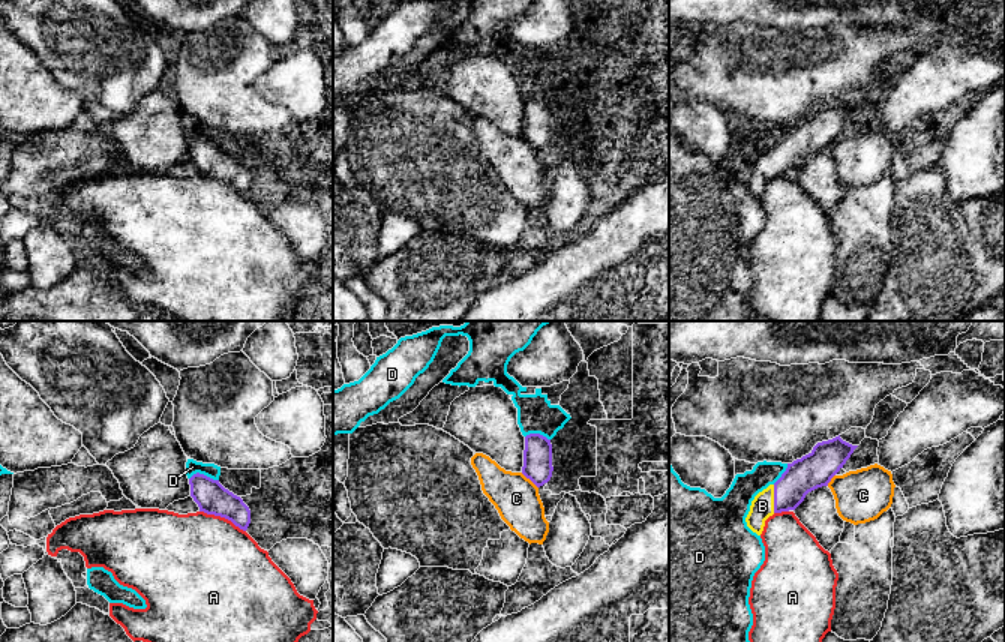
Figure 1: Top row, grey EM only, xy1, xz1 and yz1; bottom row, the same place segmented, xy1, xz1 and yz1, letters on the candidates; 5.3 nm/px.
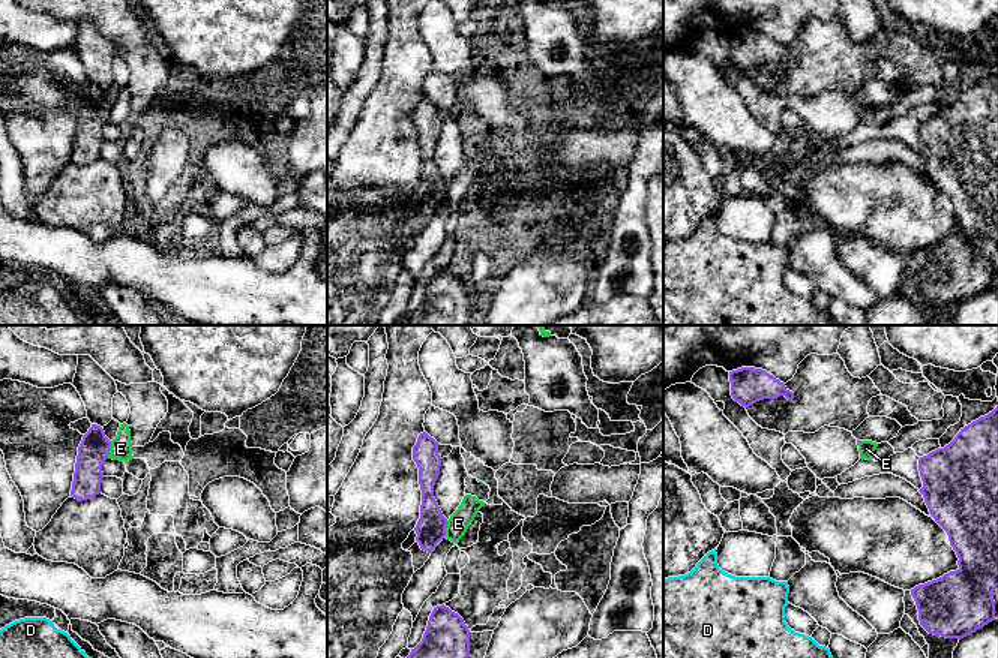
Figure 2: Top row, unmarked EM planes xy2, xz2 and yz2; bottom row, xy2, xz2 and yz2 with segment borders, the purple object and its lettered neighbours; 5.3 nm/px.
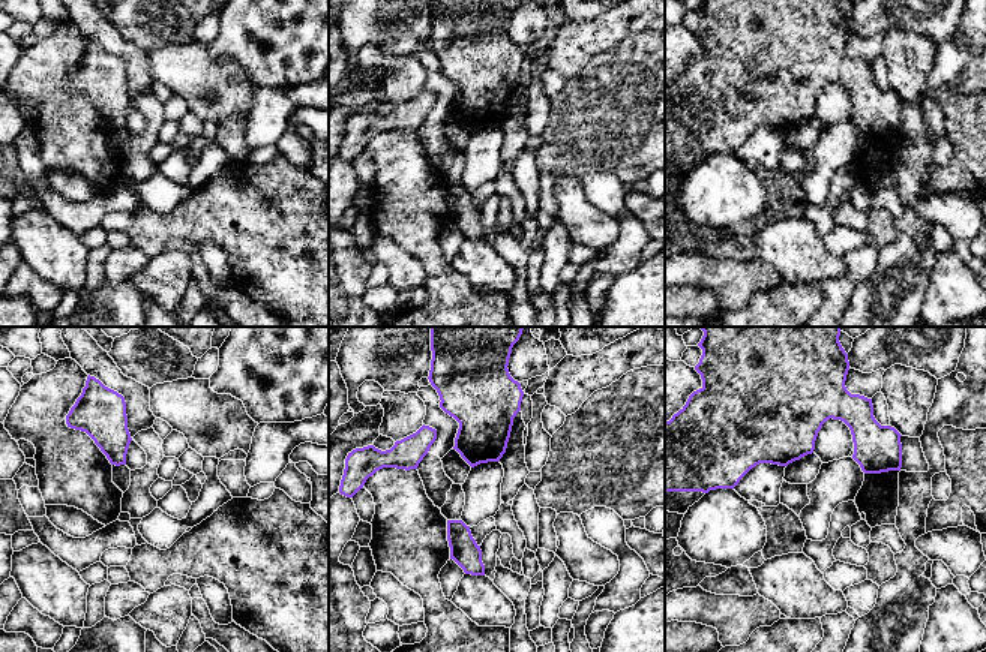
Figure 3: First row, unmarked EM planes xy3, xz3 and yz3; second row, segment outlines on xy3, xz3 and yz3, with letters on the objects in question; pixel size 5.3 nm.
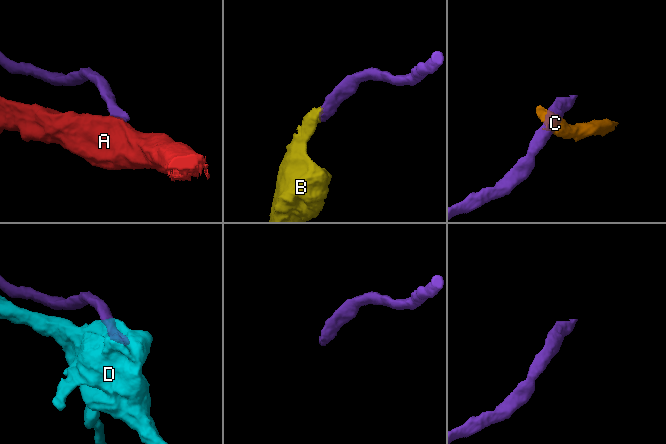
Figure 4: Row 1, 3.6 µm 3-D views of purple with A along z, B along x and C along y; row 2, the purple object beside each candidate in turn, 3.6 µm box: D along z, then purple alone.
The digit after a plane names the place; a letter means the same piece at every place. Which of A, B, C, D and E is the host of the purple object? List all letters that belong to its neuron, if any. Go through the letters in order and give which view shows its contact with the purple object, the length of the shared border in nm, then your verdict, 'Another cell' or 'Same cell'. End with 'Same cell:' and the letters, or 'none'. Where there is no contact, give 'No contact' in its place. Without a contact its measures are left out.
A: Touches purple in xy1. Shared border 280 nm. Another cell
B: Touches purple in yz1. Shared border 150 nm. Same cell
C: Touches purple in xz1. Shared border 130 nm. Another cell
D: Touches purple in xy1. Shared border 160 nm. Another cell
E: Touches purple in xy2. Shared border 100 nm. Another cell
Same cell: B

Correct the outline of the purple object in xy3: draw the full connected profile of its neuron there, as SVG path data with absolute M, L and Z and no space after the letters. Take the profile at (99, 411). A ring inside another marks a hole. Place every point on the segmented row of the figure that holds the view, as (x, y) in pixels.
M89 375L81 396L66 415L66 424L86 432L111 465L126 465L132 438L122 394Z

